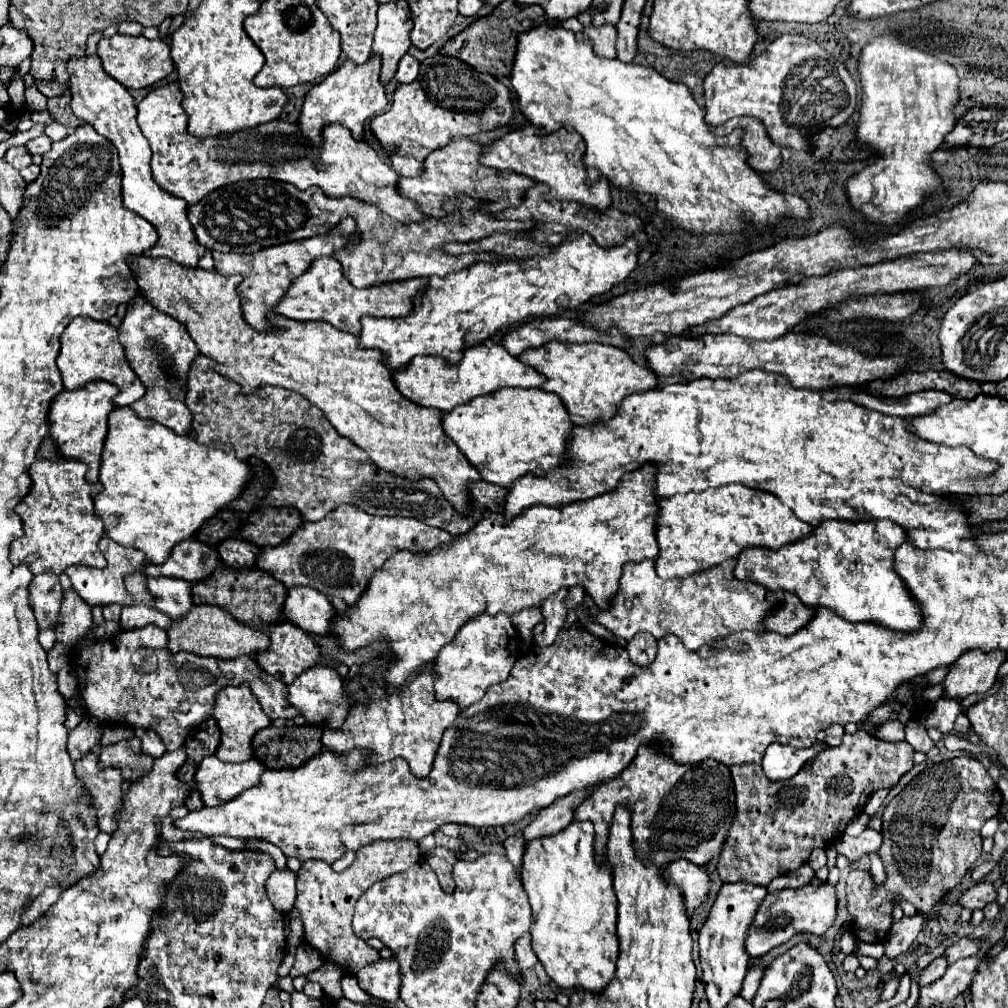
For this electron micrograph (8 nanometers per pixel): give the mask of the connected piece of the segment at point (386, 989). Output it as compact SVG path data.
M379 959L373 965L363 967L355 973L359 987L369 993L371 997L383 1001L397 1001L399 999L399 965L395 959Z

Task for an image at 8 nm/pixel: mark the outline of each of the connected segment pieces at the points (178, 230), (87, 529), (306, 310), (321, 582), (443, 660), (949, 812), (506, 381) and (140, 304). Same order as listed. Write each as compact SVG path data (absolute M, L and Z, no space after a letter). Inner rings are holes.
M85 55L85 57L73 57L67 63L69 73L69 91L71 91L71 109L73 113L93 125L103 137L107 137L119 153L119 165L123 171L123 199L125 207L133 213L147 219L159 233L159 241L155 247L144 252L147 257L166 257L171 261L177 261L185 267L197 267L197 261L203 257L205 247L201 247L195 239L193 227L187 219L187 203L167 191L163 191L151 177L151 147L147 139L143 137L135 115L135 101L131 93L117 83L113 77L109 77L101 65L101 59L97 55Z
M37 459L29 467L31 489L25 499L15 507L15 513L23 521L25 535L11 543L13 565L27 565L33 575L55 573L61 575L71 565L105 567L107 561L101 555L97 543L103 535L103 523L93 511L93 497L101 491L99 483L85 481L87 465L79 461L49 461Z
M321 257L309 265L305 275L299 275L293 281L285 299L277 303L273 311L297 321L327 321L341 331L359 335L362 329L360 320L364 315L376 318L409 315L413 309L413 297L419 293L419 289L425 287L425 283L427 279L405 279L405 283L381 283L381 287L359 289L343 277L341 263L337 259Z
M341 505L325 519L303 523L289 541L277 547L265 547L261 559L257 559L257 567L285 583L285 587L307 585L327 597L339 597L347 605L353 605L363 595L371 575L381 569L393 553L403 549L415 553L431 551L453 539L453 535L411 517L375 517L357 507Z
M477 615L475 619L471 619L469 623L465 623L465 627L461 627L461 631L455 635L453 643L447 643L439 655L435 667L437 667L437 679L435 679L435 697L437 699L451 699L455 701L461 709L481 701L481 697L485 695L487 687L493 683L501 683L509 677L511 667L515 665L519 657L519 635L517 631L513 631L511 619L509 615Z
M963 755L951 761L929 765L923 773L919 773L883 811L883 845L879 847L879 857L887 871L885 885L875 885L871 875L863 875L859 871L851 871L847 877L847 911L855 915L853 931L859 941L877 943L883 941L891 929L891 905L897 899L905 899L913 903L921 913L929 913L933 905L955 885L961 883L965 873L979 861L981 857L981 827L987 819L995 817L1001 809L1003 797L989 777L987 769L973 757Z
M501 345L467 347L461 363L455 365L445 363L445 359L431 359L431 355L417 355L405 371L393 371L393 381L405 399L423 407L435 407L439 411L451 411L457 405L463 405L479 395L493 393L501 387L541 387L545 383L543 375L509 355Z
M141 295L131 299L127 317L119 327L119 341L125 347L125 355L135 375L145 385L145 395L133 405L137 415L144 419L163 423L173 431L189 431L191 429L191 413L185 405L183 387L187 385L187 371L191 361L199 355L193 339L187 335L185 327L177 323L173 317L157 311L149 301ZM163 359L173 359L173 379L169 379L169 371L163 365Z

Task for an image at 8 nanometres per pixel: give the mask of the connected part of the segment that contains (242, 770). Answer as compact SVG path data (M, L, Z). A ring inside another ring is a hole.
M215 755L205 757L195 773L203 805L219 805L259 783L265 765L259 759L245 763L223 763Z

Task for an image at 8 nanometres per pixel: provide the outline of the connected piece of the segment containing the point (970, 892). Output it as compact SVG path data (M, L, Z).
M979 881L973 887L969 887L967 891L961 893L959 897L959 905L965 909L983 909L987 903L997 899L997 889L993 887L993 883L989 881Z

